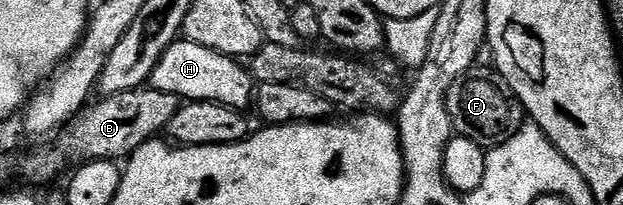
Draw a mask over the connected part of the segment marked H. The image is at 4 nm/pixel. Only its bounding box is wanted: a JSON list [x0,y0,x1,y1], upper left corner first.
[150,38,254,110]

